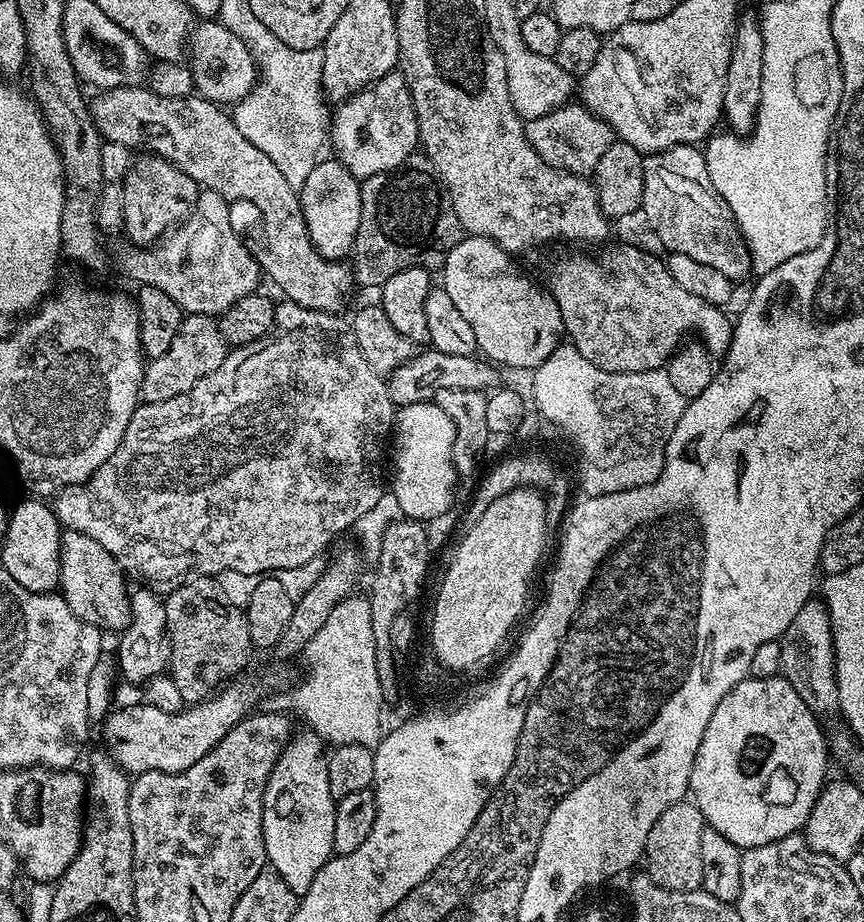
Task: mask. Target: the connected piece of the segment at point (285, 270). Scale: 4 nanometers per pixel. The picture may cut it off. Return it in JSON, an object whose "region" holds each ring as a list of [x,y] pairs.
{"region":[[[151,87],[140,89],[140,150],[158,155],[169,160],[175,168],[182,170],[201,189],[216,192],[229,202],[245,200],[260,211],[264,219],[264,236],[268,239],[269,256],[259,257],[260,266],[265,277],[268,276],[280,287],[281,297],[292,300],[298,306],[306,306],[319,312],[339,313],[340,307],[348,300],[354,289],[354,272],[347,263],[339,260],[327,260],[318,254],[314,242],[310,242],[310,234],[306,222],[302,218],[302,208],[297,189],[286,182],[286,177],[254,142],[242,138],[238,126],[234,126],[231,115],[221,105],[211,104],[199,94],[186,97],[160,97]]]}

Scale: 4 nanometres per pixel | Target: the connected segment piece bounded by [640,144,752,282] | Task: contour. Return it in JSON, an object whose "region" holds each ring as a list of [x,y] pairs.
{"region":[[[694,144],[670,146],[661,152],[644,156],[644,189],[640,203],[642,216],[648,219],[652,232],[668,247],[669,253],[687,254],[706,266],[714,266],[721,274],[733,282],[739,282],[744,275],[752,272],[752,259],[748,253],[748,244],[736,225],[730,206],[712,188],[708,180],[708,167],[703,151]]]}

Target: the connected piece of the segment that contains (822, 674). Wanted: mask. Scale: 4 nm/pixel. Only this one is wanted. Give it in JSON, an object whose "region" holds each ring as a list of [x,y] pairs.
{"region":[[[820,602],[804,604],[778,641],[781,648],[780,672],[790,682],[790,686],[798,690],[802,702],[806,702],[806,706],[810,706],[814,713],[835,713],[840,699],[836,686],[836,655],[827,608]]]}

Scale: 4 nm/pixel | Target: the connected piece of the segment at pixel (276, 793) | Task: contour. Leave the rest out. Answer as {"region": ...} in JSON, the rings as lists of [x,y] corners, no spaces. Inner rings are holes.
{"region":[[[305,730],[305,732],[297,731],[292,739],[288,741],[288,745],[282,750],[282,754],[276,759],[274,770],[266,782],[266,790],[264,791],[264,809],[262,810],[262,834],[264,835],[264,841],[266,842],[268,864],[270,865],[271,871],[277,872],[282,878],[282,882],[286,882],[286,886],[290,886],[290,890],[294,890],[297,894],[303,894],[306,890],[310,890],[310,882],[314,882],[318,870],[322,870],[322,866],[326,866],[326,862],[331,860],[334,855],[332,847],[334,846],[336,802],[336,799],[330,794],[330,778],[328,777],[328,758],[326,755],[325,742],[311,730]]]}

